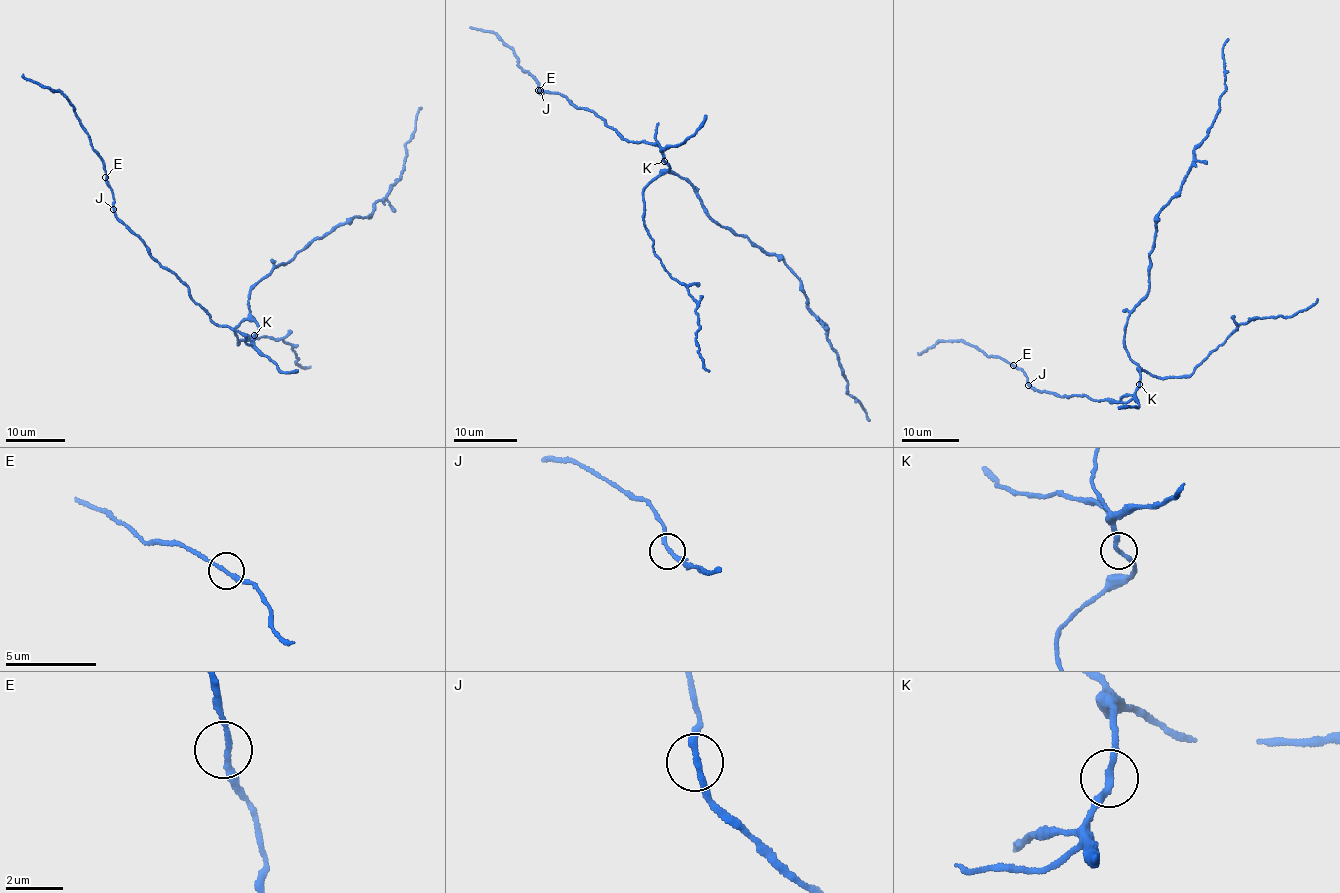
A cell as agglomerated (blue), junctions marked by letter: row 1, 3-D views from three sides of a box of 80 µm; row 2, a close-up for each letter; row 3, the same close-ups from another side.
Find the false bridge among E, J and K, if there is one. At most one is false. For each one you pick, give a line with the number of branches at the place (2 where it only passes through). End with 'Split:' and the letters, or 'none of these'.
Split: none of these

